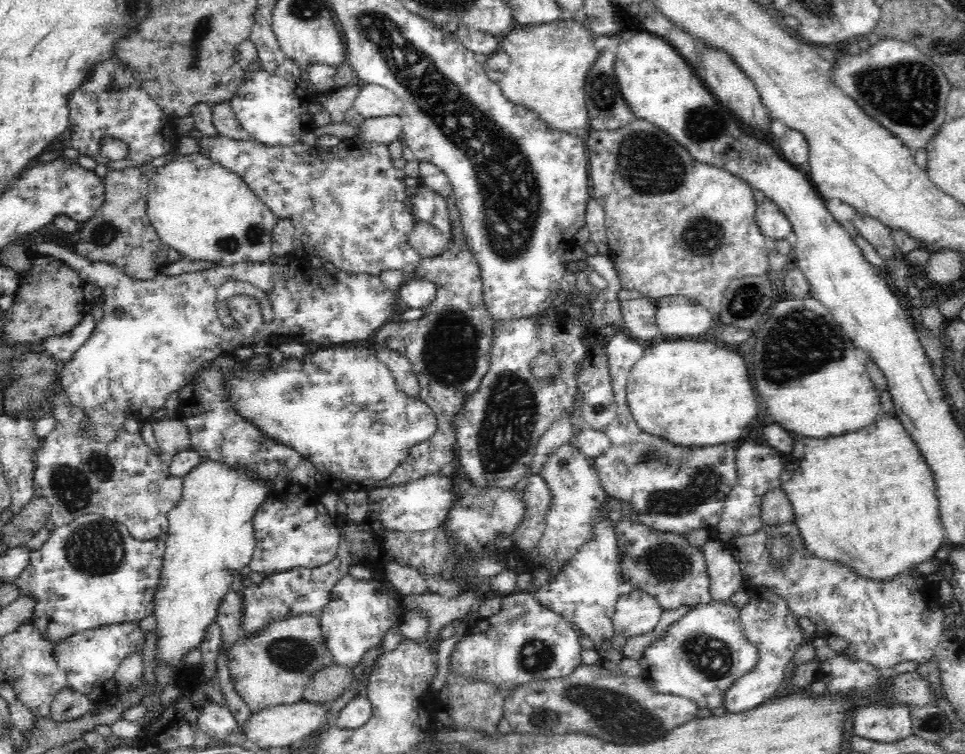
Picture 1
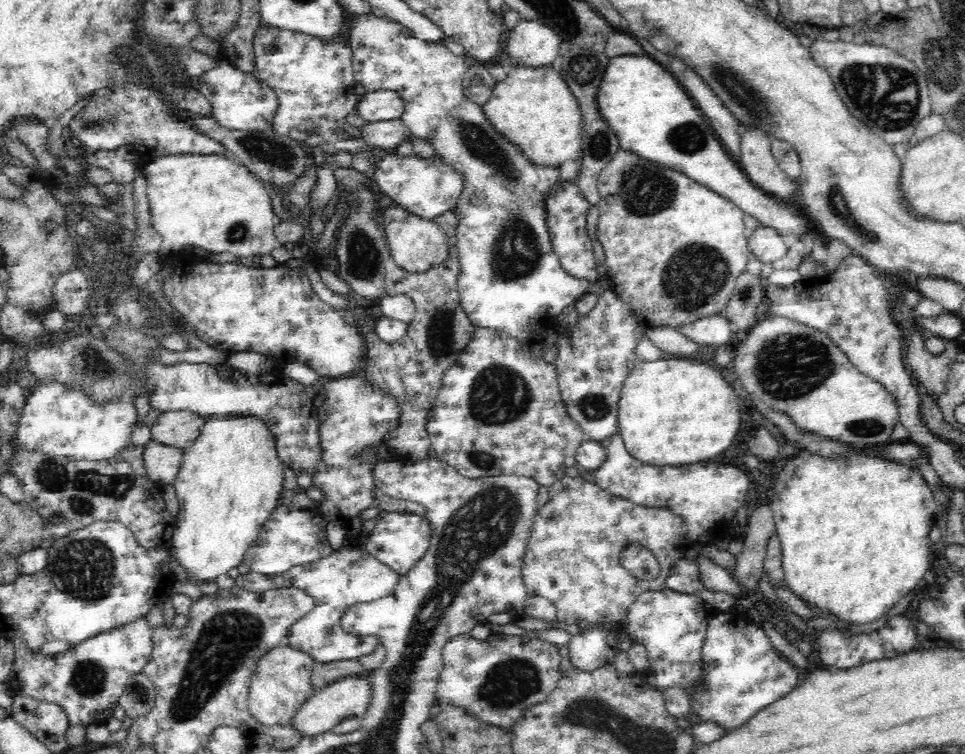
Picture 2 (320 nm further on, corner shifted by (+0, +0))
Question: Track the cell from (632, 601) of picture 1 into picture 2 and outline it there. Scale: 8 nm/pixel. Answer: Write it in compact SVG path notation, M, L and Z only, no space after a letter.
M664 587L641 592L627 608L626 616L617 624L618 629L627 633L633 643L647 648L650 665L646 676L653 687L664 696L666 710L678 718L690 720L692 716L687 686L701 683L703 670L699 658L707 622L718 611L702 598Z

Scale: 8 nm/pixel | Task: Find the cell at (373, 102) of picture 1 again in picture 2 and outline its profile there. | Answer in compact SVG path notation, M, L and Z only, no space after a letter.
M378 90L359 96L355 112L365 122L400 119L404 103L402 97L394 91Z

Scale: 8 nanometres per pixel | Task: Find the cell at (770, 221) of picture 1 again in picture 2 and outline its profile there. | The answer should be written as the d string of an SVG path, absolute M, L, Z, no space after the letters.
M758 226L747 240L751 254L764 264L772 263L778 266L787 254L788 248L782 240L782 235L774 228Z

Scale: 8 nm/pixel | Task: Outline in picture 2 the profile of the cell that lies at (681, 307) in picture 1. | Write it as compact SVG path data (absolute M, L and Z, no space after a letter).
M726 316L700 317L675 326L675 329L696 344L726 344L734 340L731 322Z

